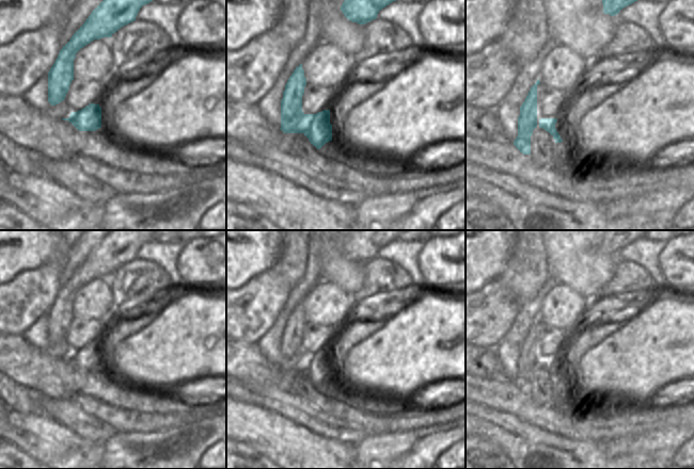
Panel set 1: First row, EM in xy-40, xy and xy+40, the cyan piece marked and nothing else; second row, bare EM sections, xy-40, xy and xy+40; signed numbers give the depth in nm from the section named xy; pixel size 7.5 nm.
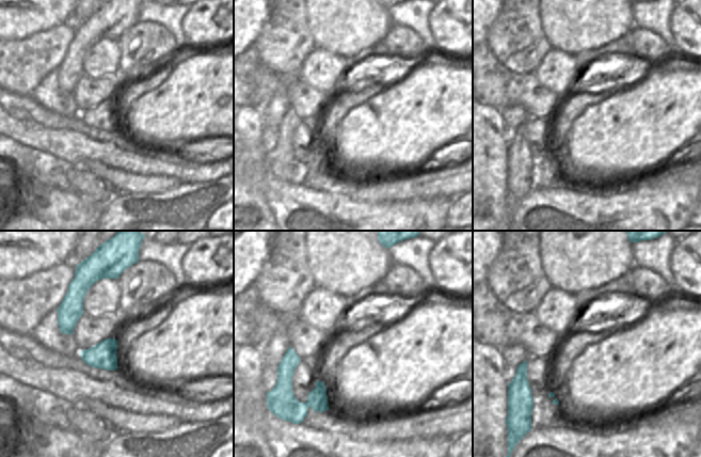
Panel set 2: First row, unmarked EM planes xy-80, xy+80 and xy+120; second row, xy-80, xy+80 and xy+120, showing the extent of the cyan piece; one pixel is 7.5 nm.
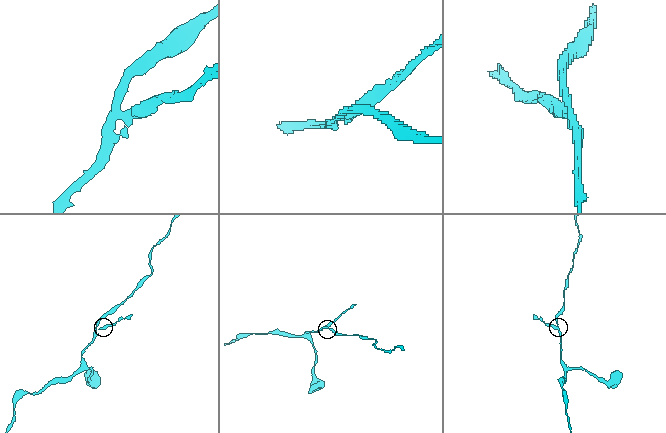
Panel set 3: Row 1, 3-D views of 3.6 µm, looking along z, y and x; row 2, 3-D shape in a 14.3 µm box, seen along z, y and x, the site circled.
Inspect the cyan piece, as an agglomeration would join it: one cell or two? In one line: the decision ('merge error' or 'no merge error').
merge error

